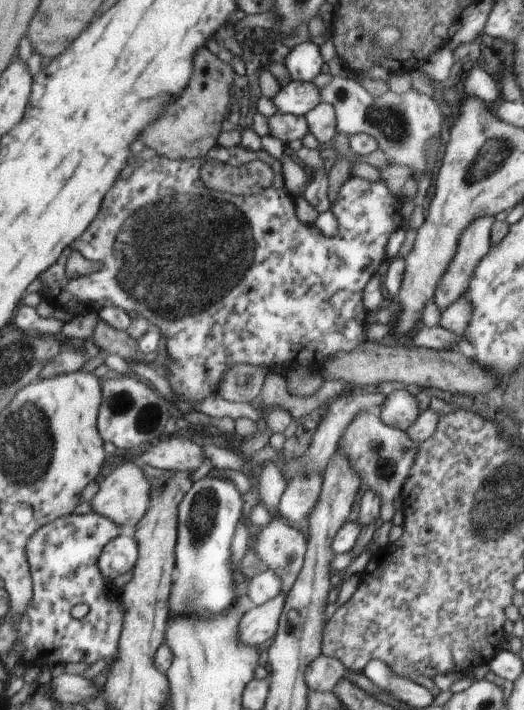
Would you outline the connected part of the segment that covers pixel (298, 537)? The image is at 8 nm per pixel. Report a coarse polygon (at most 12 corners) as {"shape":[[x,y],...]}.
{"shape":[[270,515],[255,550],[286,598],[308,555],[300,530]]}

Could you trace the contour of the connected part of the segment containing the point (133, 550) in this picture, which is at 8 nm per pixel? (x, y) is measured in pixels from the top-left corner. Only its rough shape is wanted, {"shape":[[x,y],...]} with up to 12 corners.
{"shape":[[120,535],[100,557],[111,584],[135,570],[140,558],[136,538]]}

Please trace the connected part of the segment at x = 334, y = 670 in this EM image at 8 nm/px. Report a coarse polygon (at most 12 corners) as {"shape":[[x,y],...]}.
{"shape":[[321,655],[306,669],[310,691],[333,692],[343,662]]}

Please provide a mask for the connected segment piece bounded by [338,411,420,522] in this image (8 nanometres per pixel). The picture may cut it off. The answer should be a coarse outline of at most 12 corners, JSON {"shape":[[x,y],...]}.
{"shape":[[360,413],[344,451],[390,522],[420,442]]}

